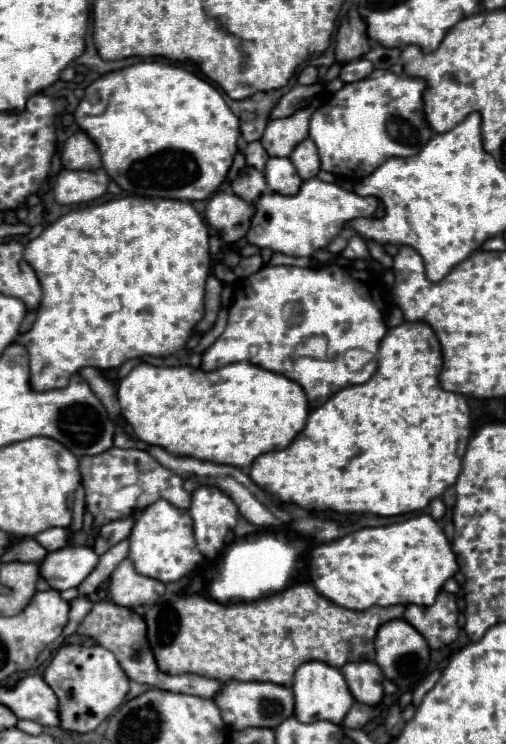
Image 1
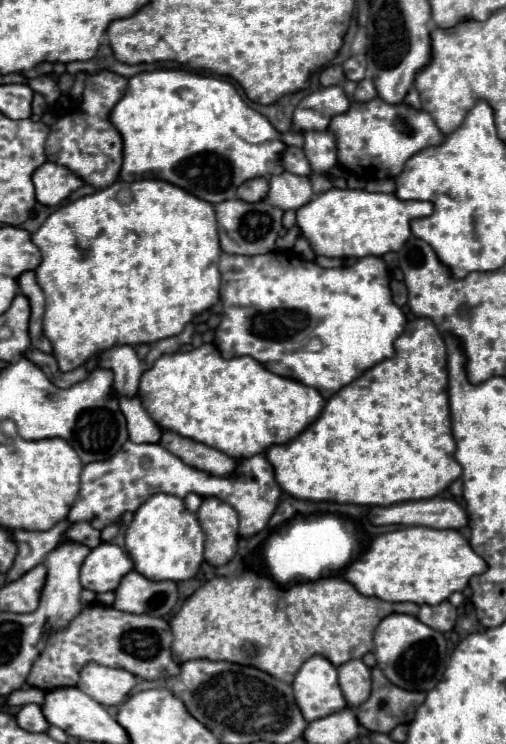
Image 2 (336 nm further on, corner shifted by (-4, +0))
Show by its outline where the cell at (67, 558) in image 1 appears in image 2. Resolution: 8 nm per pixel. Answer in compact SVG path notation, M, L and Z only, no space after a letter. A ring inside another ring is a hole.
M102 542L98 548L94 548L88 558L82 564L80 582L84 588L102 594L116 590L120 580L134 568L128 554L116 546Z

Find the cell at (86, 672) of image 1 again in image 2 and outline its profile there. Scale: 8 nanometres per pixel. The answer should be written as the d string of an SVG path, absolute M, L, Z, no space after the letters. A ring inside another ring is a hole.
M94 662L82 668L78 680L78 688L96 702L100 702L102 706L118 706L120 702L124 702L134 684L136 684L134 674Z

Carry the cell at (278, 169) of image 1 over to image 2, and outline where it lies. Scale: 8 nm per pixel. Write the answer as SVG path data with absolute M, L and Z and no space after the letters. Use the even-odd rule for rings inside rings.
M282 172L278 176L270 178L270 192L266 196L266 202L280 210L298 210L300 206L308 204L312 200L312 186L310 178L296 176L290 172Z

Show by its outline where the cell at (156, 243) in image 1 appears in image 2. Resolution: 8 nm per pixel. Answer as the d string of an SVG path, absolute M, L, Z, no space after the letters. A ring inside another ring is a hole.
M116 180L116 184L98 190L90 196L82 196L74 202L68 202L60 206L56 212L52 212L46 222L32 234L32 242L42 252L42 264L34 270L36 280L46 296L46 312L44 312L44 334L54 346L54 356L58 360L58 366L62 372L70 372L78 366L82 366L92 356L120 344L152 344L156 340L176 336L184 330L184 326L200 312L208 310L218 302L218 290L220 290L220 270L218 270L218 258L220 258L220 244L218 244L218 226L216 226L216 214L214 206L192 196L190 192L184 192L182 188L176 188L174 184L168 184L166 180L138 180L138 182L124 182Z

